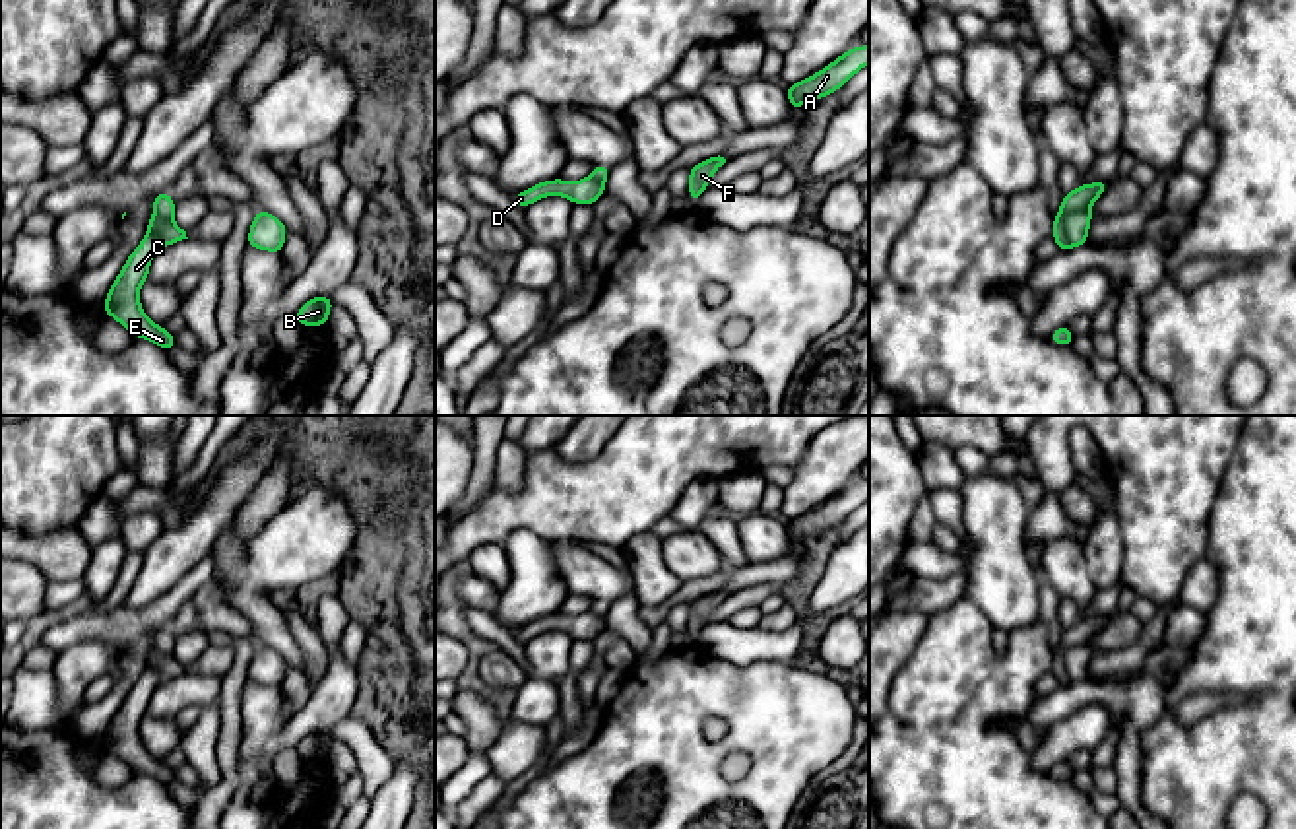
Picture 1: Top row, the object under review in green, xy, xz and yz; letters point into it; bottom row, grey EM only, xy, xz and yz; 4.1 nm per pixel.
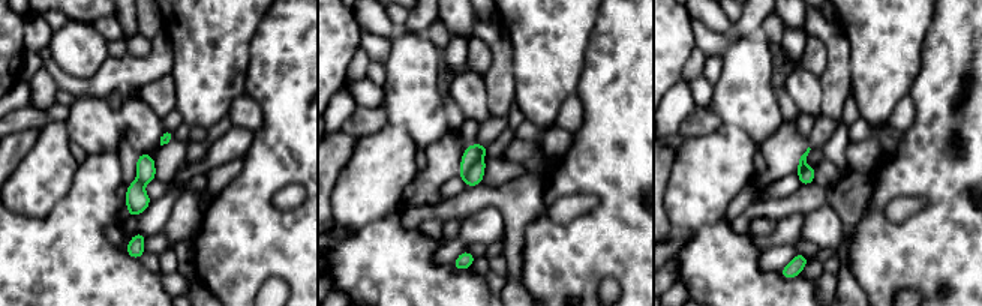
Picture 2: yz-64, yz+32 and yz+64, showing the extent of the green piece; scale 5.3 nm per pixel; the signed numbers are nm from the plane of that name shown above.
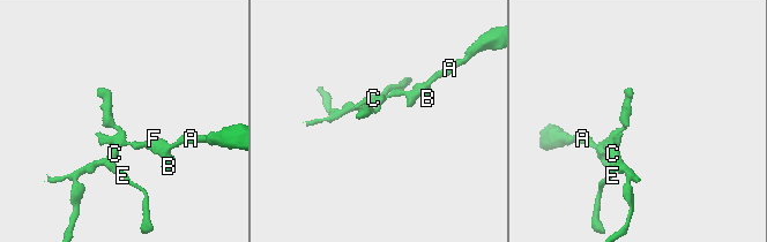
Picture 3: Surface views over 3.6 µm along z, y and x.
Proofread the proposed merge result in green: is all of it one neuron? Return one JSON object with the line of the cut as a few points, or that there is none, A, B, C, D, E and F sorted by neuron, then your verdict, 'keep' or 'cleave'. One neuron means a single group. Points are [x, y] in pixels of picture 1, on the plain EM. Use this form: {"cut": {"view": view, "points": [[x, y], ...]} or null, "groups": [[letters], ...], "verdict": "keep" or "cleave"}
{"cut": {"view": "yz", "points": [[1089, 641], [1079, 641], [1066, 653], [1066, 674], [1069, 680]]}, "groups": [["A", "B", "D", "F"], ["C", "E"]], "verdict": "cleave"}

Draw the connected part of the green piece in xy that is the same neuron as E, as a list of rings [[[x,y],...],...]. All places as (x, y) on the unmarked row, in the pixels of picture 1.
[[[157,668],[144,670],[113,716],[103,736],[103,746],[120,757],[132,773],[149,775],[169,786],[177,780],[177,771],[171,771],[161,759],[149,755],[140,738],[140,722],[149,713],[149,699],[161,681]]]

